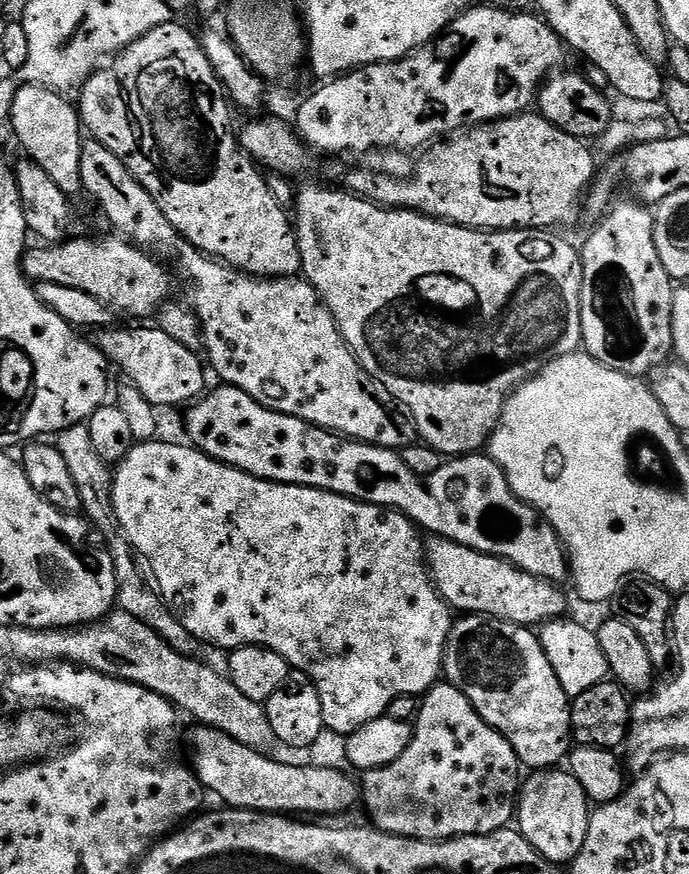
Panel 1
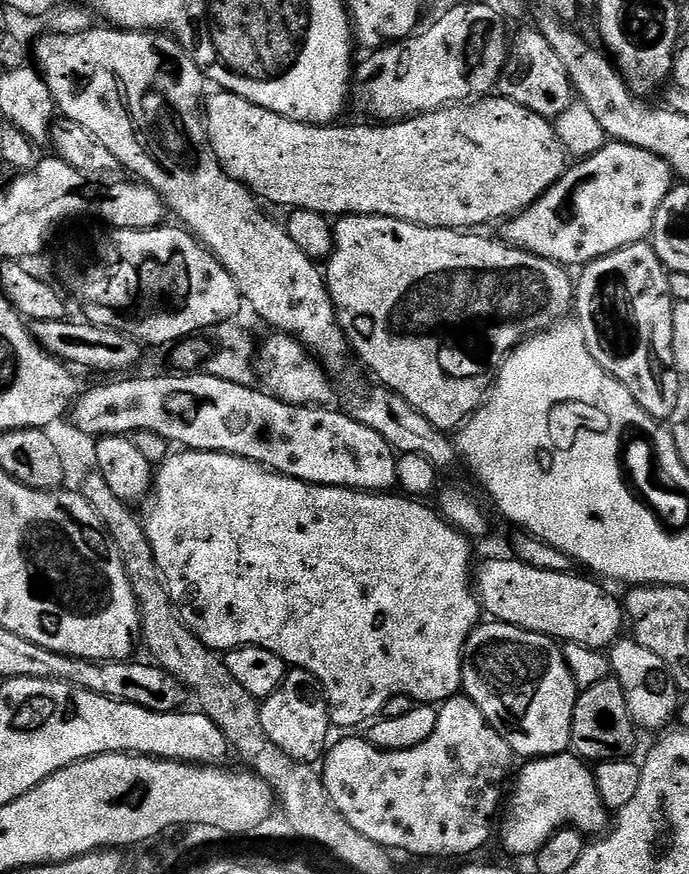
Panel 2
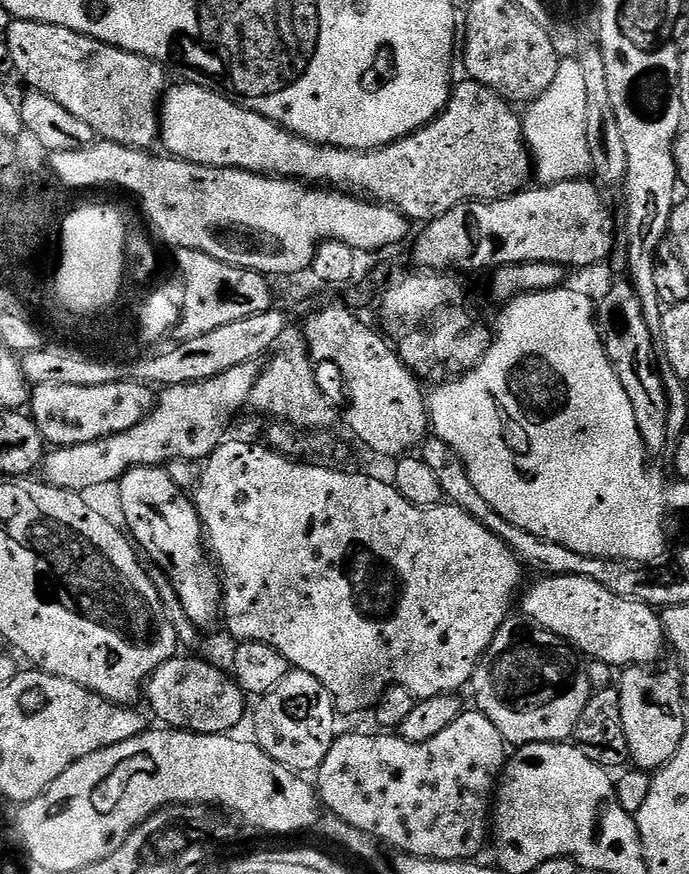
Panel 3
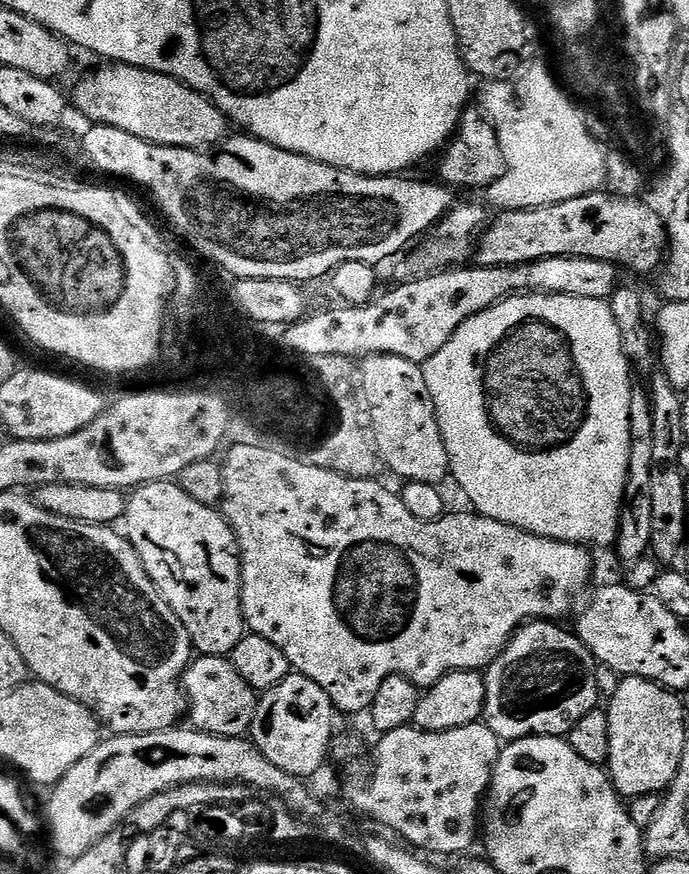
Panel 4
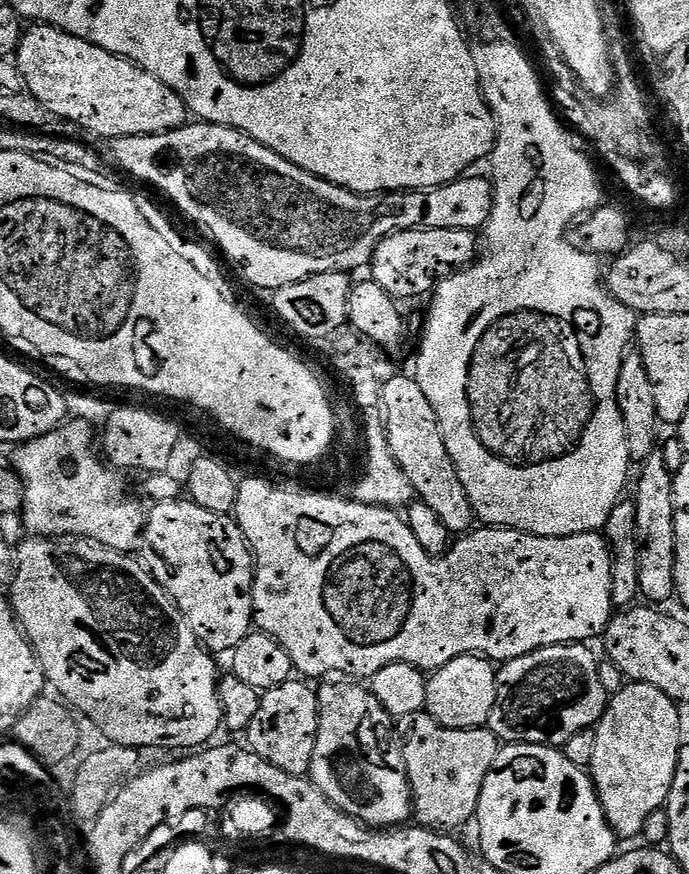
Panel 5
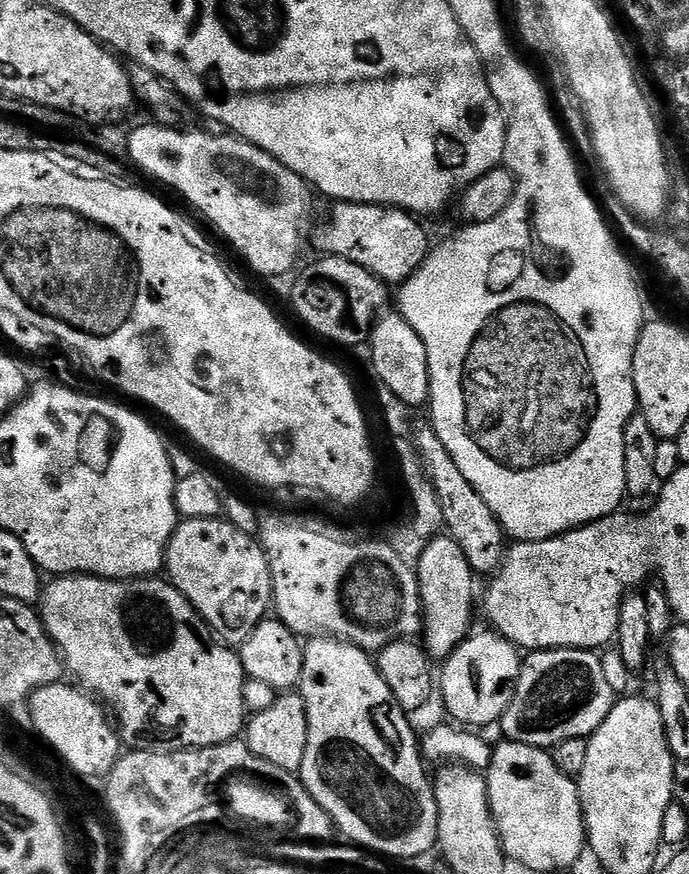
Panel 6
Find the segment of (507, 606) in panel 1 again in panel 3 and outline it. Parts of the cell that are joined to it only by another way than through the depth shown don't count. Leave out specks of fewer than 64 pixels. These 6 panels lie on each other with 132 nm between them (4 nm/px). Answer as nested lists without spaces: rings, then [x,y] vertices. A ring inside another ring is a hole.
[[[545,575],[537,584],[527,588],[528,585],[518,600],[518,608],[524,611],[523,619],[562,638],[585,657],[623,670],[633,666],[659,665],[656,663],[664,648],[666,652],[664,627],[657,609],[642,602],[618,598],[618,594],[610,594],[606,586],[590,582],[590,578]]]

